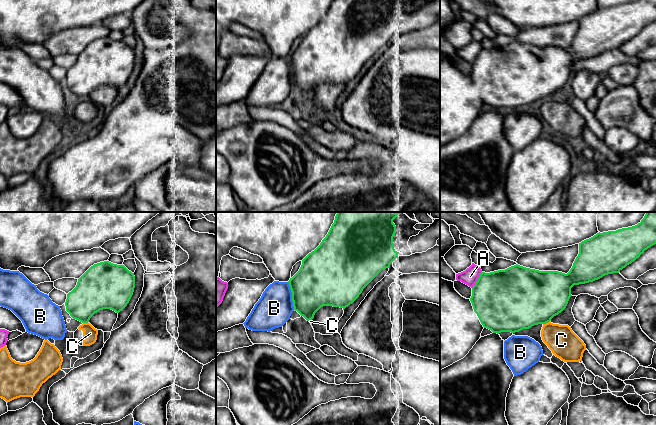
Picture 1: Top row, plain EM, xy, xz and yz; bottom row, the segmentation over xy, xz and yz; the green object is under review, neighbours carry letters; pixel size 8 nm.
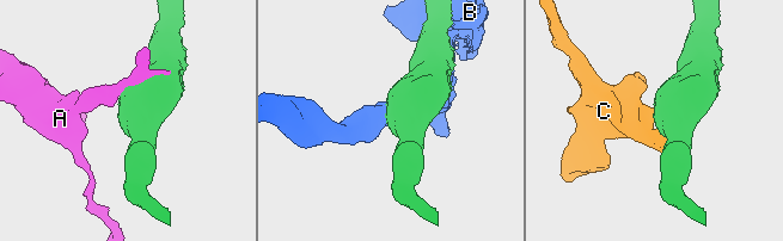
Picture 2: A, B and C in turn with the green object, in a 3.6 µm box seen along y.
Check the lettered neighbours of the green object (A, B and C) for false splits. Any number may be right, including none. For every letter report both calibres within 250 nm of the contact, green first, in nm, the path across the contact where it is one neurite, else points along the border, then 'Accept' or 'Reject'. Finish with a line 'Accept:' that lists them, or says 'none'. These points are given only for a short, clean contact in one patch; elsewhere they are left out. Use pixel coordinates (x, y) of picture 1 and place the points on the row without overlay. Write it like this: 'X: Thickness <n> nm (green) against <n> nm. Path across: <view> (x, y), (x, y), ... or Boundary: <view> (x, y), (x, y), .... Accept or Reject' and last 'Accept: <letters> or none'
A: Thickness 480 nm (green) against 130 nm. Reject
B: Thickness 380 nm (green) against 280 nm. Boundary: xz (287, 58), (294, 85). Reject
C: Thickness 460 nm (green) against 240 nm. Boundary: yz (549, 97), (543, 100). Reject
Accept: none

